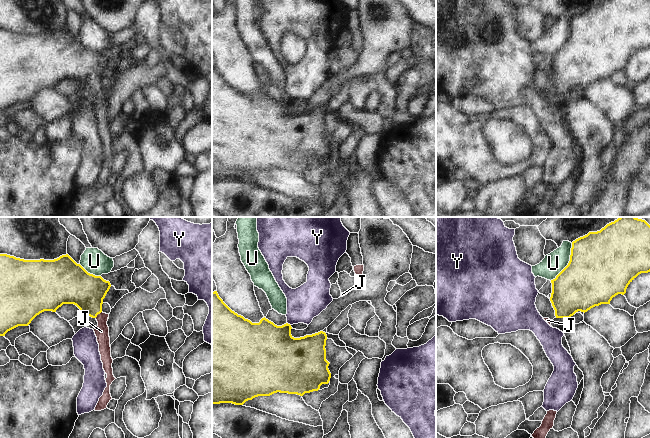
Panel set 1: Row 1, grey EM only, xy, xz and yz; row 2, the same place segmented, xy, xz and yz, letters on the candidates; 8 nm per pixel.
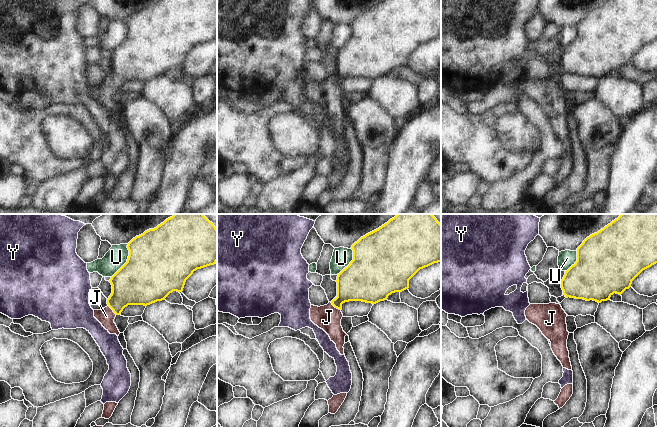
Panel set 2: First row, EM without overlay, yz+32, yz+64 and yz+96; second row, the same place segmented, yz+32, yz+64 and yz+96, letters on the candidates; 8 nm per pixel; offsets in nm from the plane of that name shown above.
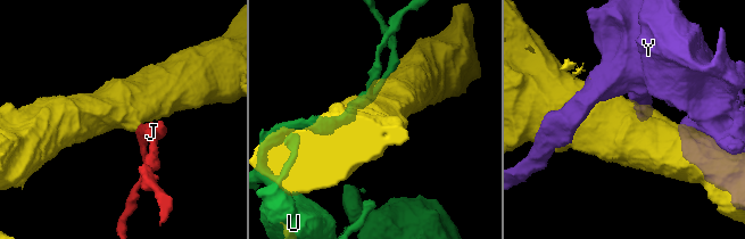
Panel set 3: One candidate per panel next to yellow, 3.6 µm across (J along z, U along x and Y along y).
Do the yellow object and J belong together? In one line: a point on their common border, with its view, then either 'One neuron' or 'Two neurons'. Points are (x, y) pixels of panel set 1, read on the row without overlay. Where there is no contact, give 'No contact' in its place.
Touches yellow at xy (98, 89). One neuron

